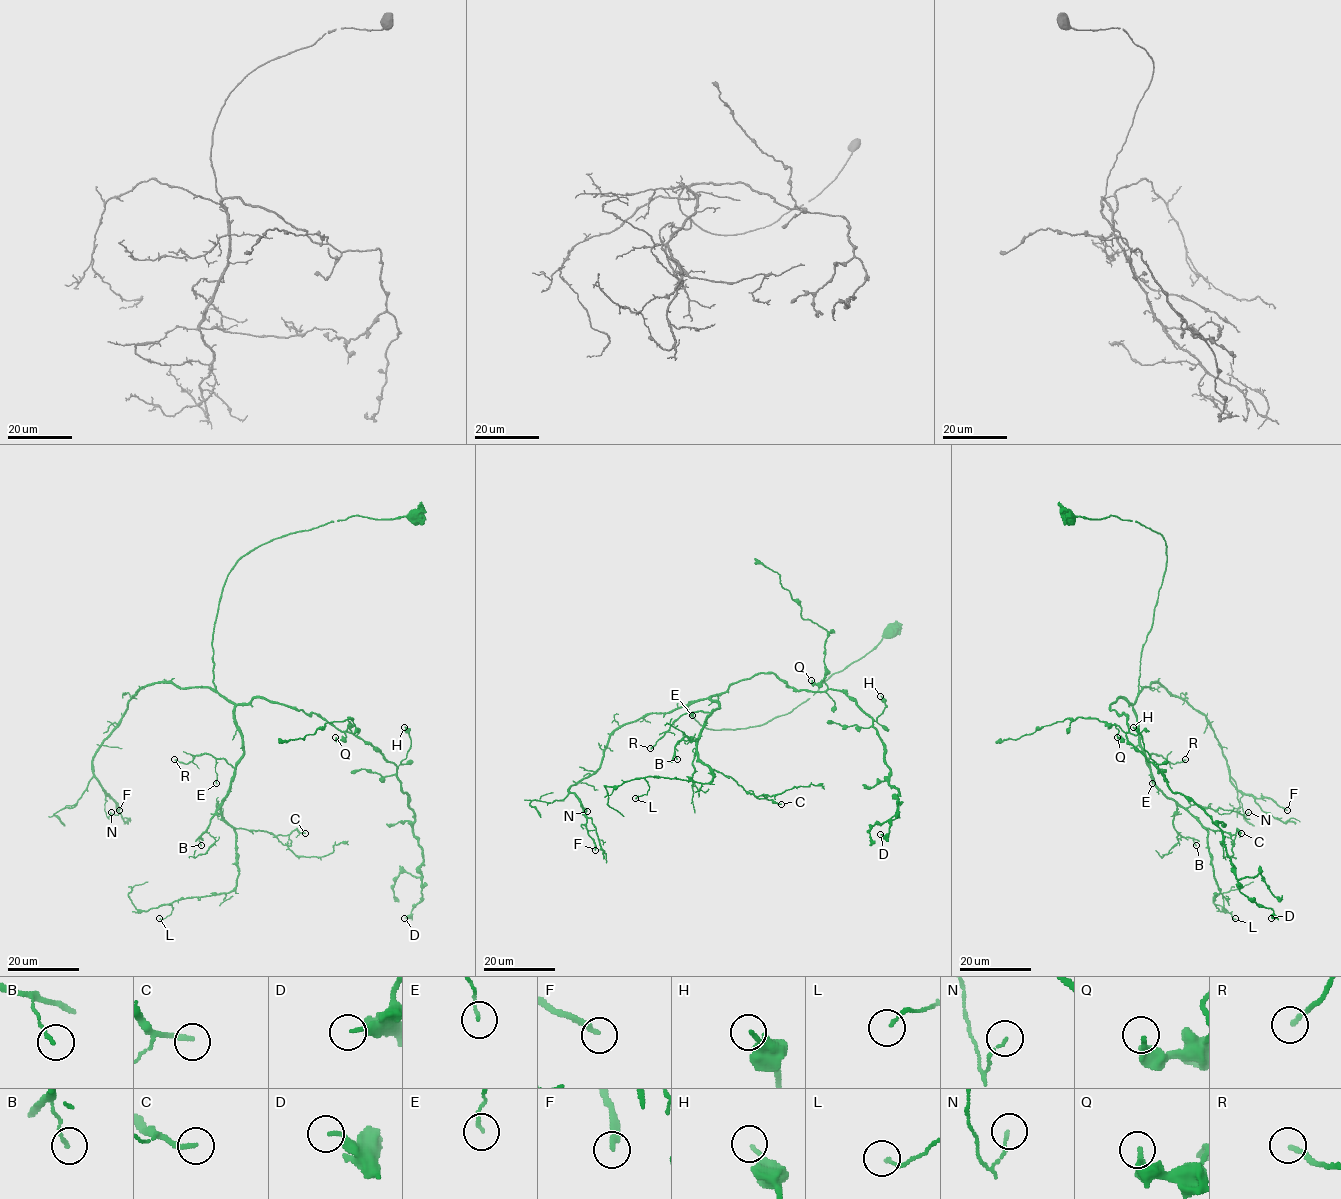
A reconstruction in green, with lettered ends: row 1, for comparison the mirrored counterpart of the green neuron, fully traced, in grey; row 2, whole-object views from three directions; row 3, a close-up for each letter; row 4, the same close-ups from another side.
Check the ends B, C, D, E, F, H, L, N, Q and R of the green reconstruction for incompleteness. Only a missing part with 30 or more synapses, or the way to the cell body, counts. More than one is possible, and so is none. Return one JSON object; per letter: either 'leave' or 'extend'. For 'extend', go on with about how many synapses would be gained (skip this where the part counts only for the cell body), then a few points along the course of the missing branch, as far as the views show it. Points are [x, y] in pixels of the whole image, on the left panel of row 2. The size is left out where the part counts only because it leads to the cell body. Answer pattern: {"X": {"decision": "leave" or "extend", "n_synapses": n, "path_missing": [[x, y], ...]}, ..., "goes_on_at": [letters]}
{"B": {"decision": "leave"}, "C": {"decision": "leave"}, "D": {"decision": "leave"}, "E": {"decision": "leave"}, "F": {"decision": "extend", "n_synapses": 60}, "H": {"decision": "leave"}, "L": {"decision": "leave"}, "N": {"decision": "leave"}, "Q": {"decision": "leave"}, "R": {"decision": "leave"}, "goes_on_at": ["F"]}

